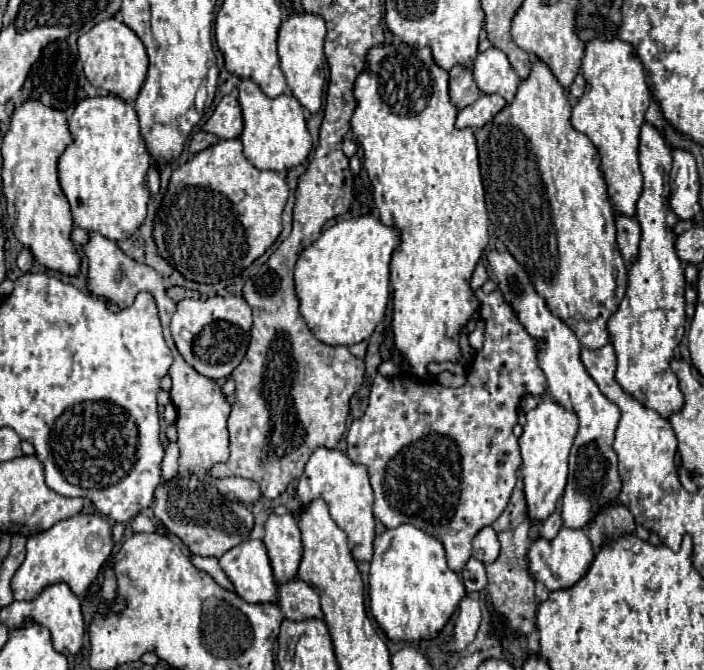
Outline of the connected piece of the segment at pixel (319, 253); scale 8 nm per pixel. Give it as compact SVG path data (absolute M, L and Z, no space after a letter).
M368 214L336 222L298 256L294 284L300 314L320 342L352 346L372 336L390 302L390 260L398 244L398 232Z

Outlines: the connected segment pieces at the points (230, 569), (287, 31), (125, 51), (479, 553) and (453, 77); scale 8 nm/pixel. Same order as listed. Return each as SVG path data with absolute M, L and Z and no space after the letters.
M244 540L240 546L224 552L220 568L234 584L238 596L246 602L274 602L278 584L272 576L270 560L262 540Z
M292 14L288 16L280 26L278 36L278 56L280 56L280 68L286 76L288 88L292 96L310 112L316 114L322 106L322 90L326 82L324 72L324 36L326 36L326 24L324 18L316 14Z
M120 18L102 20L90 32L82 34L78 38L78 52L84 66L84 74L94 88L104 88L126 102L136 100L146 80L148 56L142 40Z
M486 526L472 540L472 556L478 558L484 564L490 564L490 562L494 562L498 558L498 554L500 554L498 534L494 532L492 526Z
M454 66L450 70L450 86L448 88L450 88L450 98L452 98L452 104L456 106L456 110L470 106L480 96L480 90L474 82L470 68Z

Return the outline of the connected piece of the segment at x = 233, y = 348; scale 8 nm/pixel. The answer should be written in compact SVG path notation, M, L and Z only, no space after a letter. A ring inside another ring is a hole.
M210 296L206 300L184 298L176 304L170 322L172 338L182 358L202 376L212 380L228 378L248 350L252 310L242 296Z

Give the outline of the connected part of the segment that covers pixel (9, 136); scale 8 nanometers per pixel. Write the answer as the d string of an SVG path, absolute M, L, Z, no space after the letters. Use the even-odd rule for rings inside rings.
M28 100L12 112L10 130L2 140L2 184L8 204L8 222L14 236L30 248L32 256L46 268L60 274L80 274L80 254L70 238L74 222L70 204L58 184L58 156L72 142L64 110L46 108L42 102Z

